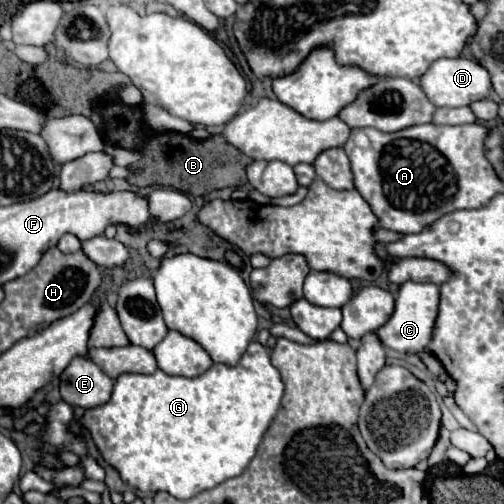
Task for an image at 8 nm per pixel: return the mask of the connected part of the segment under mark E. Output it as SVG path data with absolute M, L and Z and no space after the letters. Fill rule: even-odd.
M88 354L74 356L60 376L60 396L70 406L94 408L106 404L112 394L114 380L90 360Z

